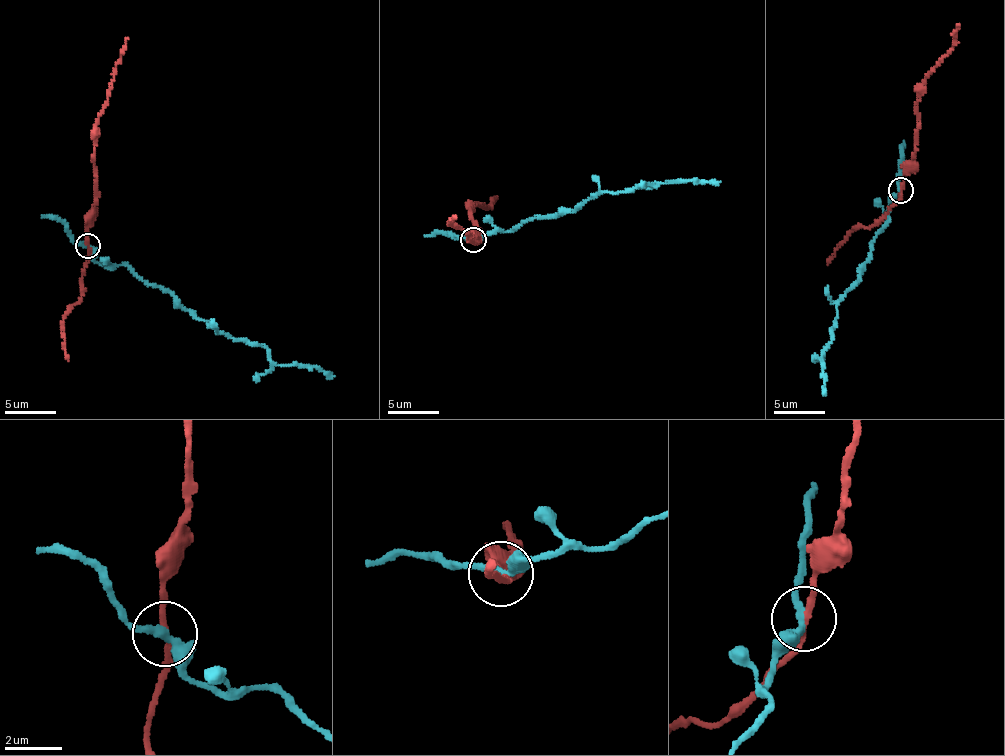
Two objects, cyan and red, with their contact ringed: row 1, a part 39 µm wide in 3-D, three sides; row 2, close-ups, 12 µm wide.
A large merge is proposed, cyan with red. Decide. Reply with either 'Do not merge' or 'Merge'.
Do not merge

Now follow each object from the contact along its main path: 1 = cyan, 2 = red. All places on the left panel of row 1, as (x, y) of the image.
1: (88, 246), (97, 261), (125, 265), (168, 289), (220, 334), (262, 344), (276, 365), (319, 366), (334, 376)
2: (88, 246), (88, 217), (97, 196), (94, 131), (121, 49), (128, 38)

